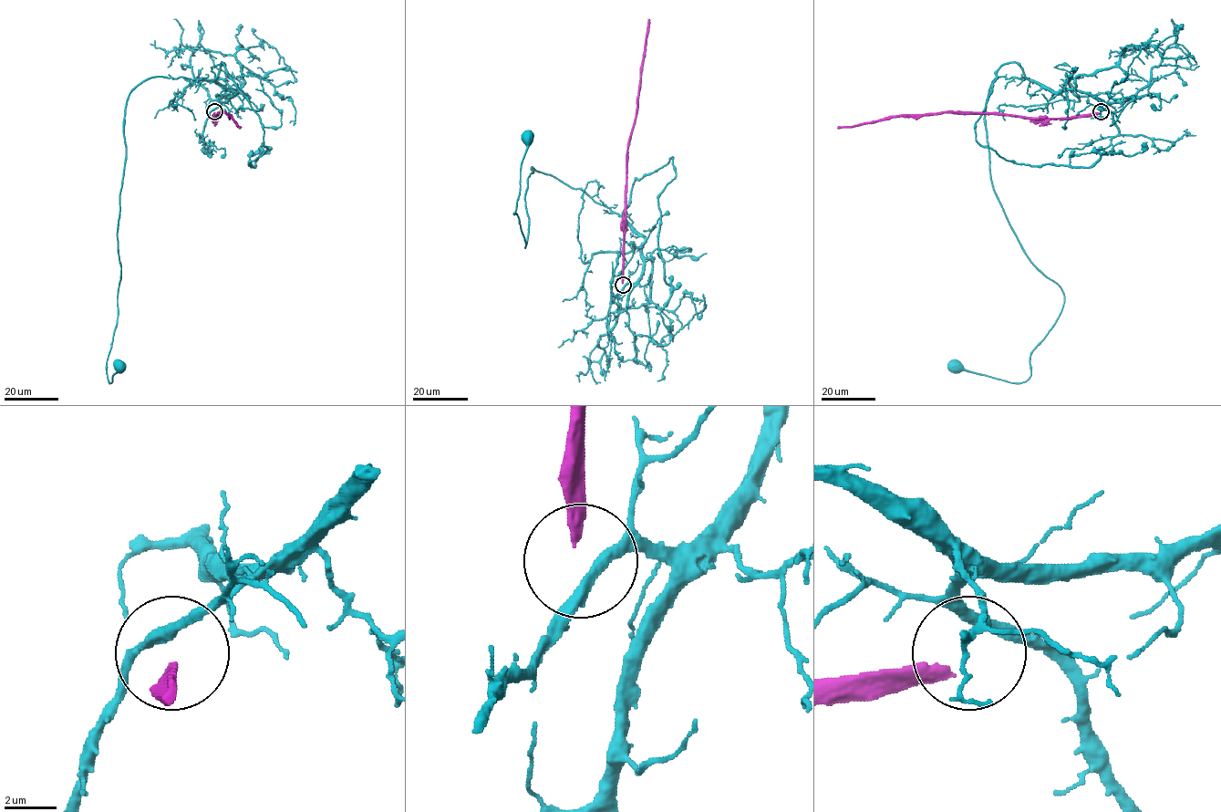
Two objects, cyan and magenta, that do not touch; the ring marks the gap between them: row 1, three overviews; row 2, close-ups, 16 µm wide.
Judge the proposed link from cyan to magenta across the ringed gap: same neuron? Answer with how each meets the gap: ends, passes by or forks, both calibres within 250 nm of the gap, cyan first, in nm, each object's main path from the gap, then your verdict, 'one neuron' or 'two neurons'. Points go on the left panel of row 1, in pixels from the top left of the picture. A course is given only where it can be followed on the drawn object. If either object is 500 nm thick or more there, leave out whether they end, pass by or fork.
cyan passes by | magenta ends | 380/280 nm | cyan via (215, 109), (235, 91), (179, 77), (151, 77), (127, 101), (109, 383), (120, 364) | magenta via (213, 113), (216, 118), (219, 113), (226, 113), (239, 128) | two neurons

